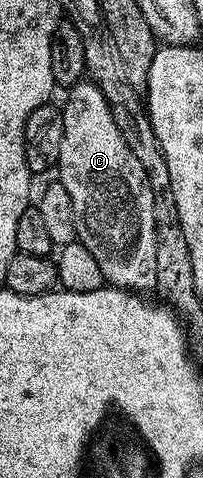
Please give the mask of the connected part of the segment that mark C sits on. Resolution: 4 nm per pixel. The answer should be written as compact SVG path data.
M83 79L69 86L67 93L66 105L61 106L64 143L60 143L56 177L72 199L74 232L100 263L103 282L131 291L138 289L145 281L153 282L158 272L148 175L124 143L102 88L93 80Z

